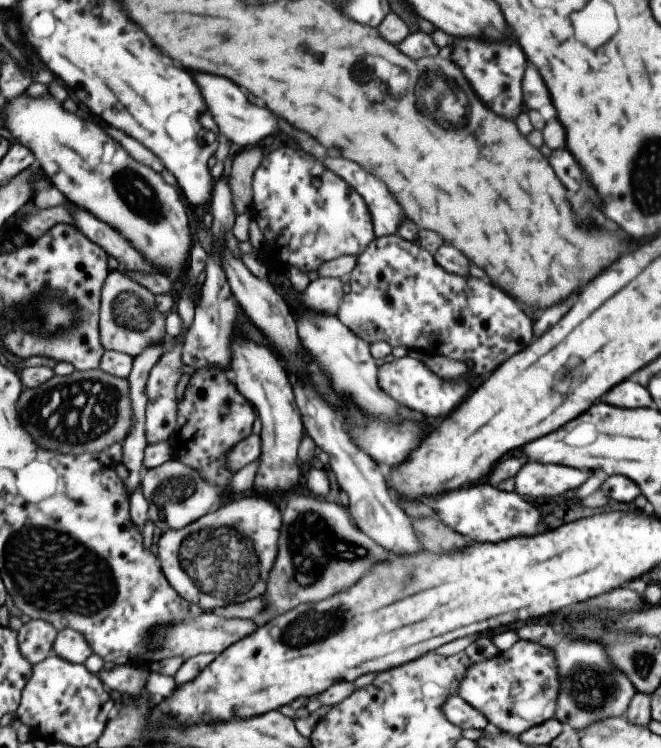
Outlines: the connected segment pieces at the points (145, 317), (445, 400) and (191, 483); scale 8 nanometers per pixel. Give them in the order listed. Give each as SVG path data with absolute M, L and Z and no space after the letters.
M109 270L105 277L105 282L100 290L100 303L98 306L98 332L99 342L103 346L103 350L113 350L120 353L128 354L131 358L135 358L141 354L145 348L154 344L161 344L165 335L165 322L162 320L165 315L156 314L154 294L151 294L144 286L138 282L127 278L125 274L121 274L116 270Z
M407 354L398 359L390 358L388 363L383 363L381 366L377 366L376 369L378 388L381 388L389 398L392 398L396 403L399 402L401 406L407 406L409 410L413 410L414 412L417 412L417 414L431 416L431 418L437 418L437 416L445 418L451 410L455 410L455 408L463 402L463 398L465 398L467 392L469 392L467 380L470 380L470 377L468 377L468 375L464 374L453 380L443 380L433 374L421 360L411 358Z
M173 459L147 469L140 480L139 488L147 502L147 518L153 523L156 533L183 528L203 516L205 512L216 510L223 492L217 490L213 484L205 482L201 476L197 476L197 472L191 470L189 466L183 466L181 462Z

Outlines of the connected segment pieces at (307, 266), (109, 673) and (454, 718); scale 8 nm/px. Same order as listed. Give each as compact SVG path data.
M297 146L280 147L263 155L251 178L249 211L263 234L259 260L279 273L288 266L307 273L340 256L357 258L374 237L363 198Z
M117 665L110 670L101 668L96 675L104 684L104 688L117 690L117 692L123 694L134 695L143 691L147 670L146 667Z
M449 696L443 702L443 706L439 706L441 714L447 718L447 722L451 722L460 730L465 728L473 728L475 730L486 730L490 728L487 719L475 708L471 708L459 696Z

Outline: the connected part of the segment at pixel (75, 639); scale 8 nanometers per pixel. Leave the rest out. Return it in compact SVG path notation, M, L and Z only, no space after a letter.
M65 627L56 632L52 654L70 663L82 663L91 654L91 649L80 632Z

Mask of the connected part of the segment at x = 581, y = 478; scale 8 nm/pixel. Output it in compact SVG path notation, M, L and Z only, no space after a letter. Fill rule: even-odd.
M523 464L515 474L515 492L523 498L543 498L543 496L559 496L559 492L573 490L581 482L585 482L585 472L573 470L567 466L555 464Z

